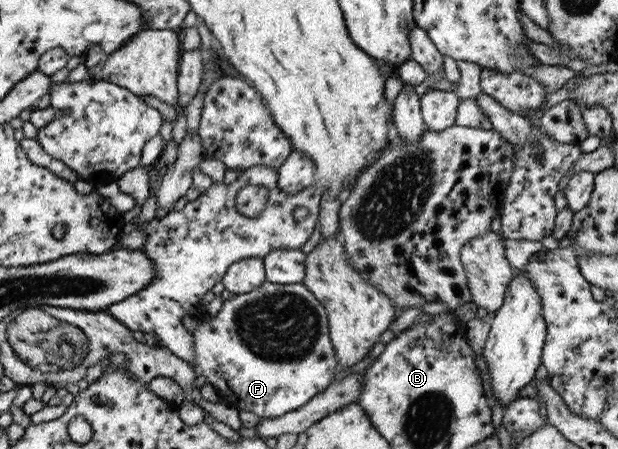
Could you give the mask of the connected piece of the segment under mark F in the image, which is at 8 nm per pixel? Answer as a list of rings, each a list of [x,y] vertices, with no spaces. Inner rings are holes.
[[[260,284],[248,293],[224,299],[214,316],[203,316],[200,325],[187,332],[193,339],[193,361],[186,361],[195,376],[203,375],[218,397],[236,411],[251,411],[260,418],[283,416],[304,405],[310,397],[324,391],[338,371],[335,351],[327,326],[327,315],[320,302],[302,284]]]

